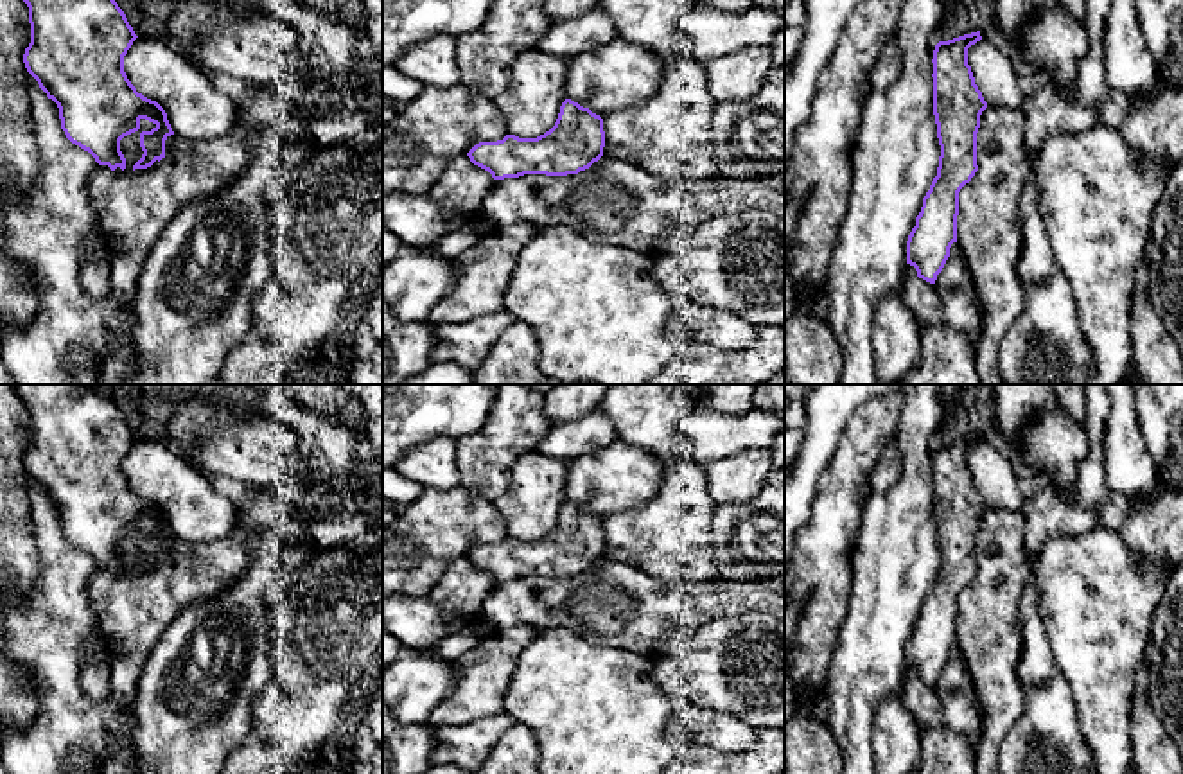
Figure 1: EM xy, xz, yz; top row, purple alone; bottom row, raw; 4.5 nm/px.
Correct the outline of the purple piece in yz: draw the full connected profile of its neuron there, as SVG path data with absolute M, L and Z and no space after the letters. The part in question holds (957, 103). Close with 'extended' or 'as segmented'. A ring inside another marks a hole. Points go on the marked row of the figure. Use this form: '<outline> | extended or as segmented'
M977 31L939 41L933 50L933 115L941 156L907 241L907 264L930 284L935 284L957 242L959 192L978 171L977 133L987 102L975 84L968 48L980 40Z | as segmented

